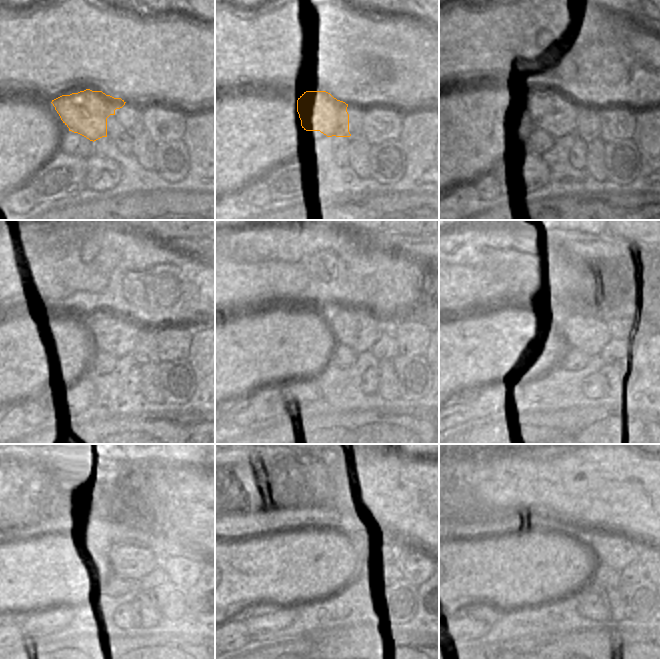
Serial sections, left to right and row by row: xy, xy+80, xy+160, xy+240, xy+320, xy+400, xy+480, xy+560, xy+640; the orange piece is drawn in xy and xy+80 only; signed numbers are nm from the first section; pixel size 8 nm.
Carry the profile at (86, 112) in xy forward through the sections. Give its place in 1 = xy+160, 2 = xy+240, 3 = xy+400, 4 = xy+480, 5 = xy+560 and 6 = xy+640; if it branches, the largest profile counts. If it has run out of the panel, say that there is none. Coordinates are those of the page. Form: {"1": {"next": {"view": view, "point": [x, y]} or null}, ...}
{"1": {"next": {"view": "xy+160", "point": [555, 112]}}, "2": {"next": {"view": "xy+240", "point": [117, 334]}}, "3": {"next": {"view": "xy+400", "point": [587, 333]}}, "4": {"next": {"view": "xy+480", "point": [130, 562]}}, "5": {"next": {"view": "xy+560", "point": [388, 550]}}, "6": {"next": {"view": "xy+640", "point": [615, 551]}}}

